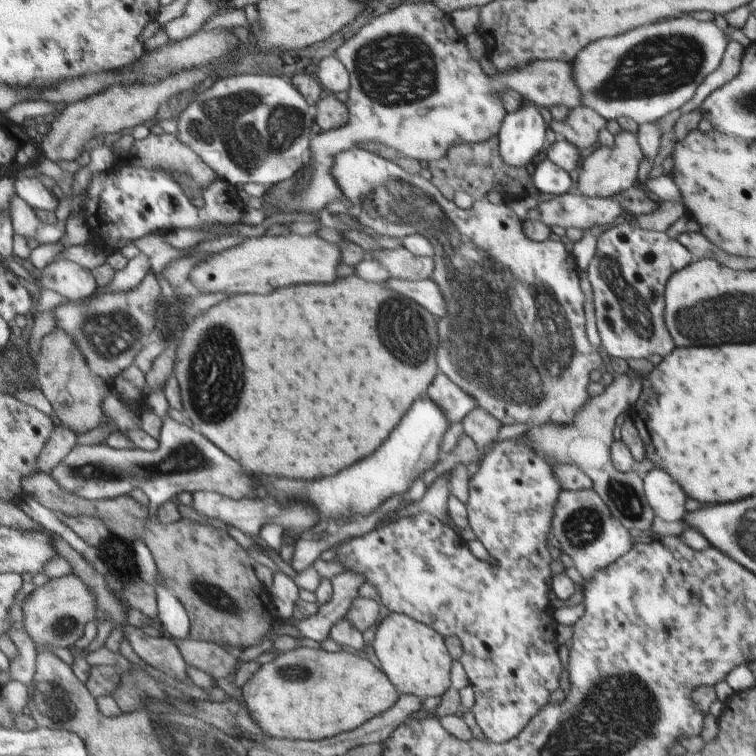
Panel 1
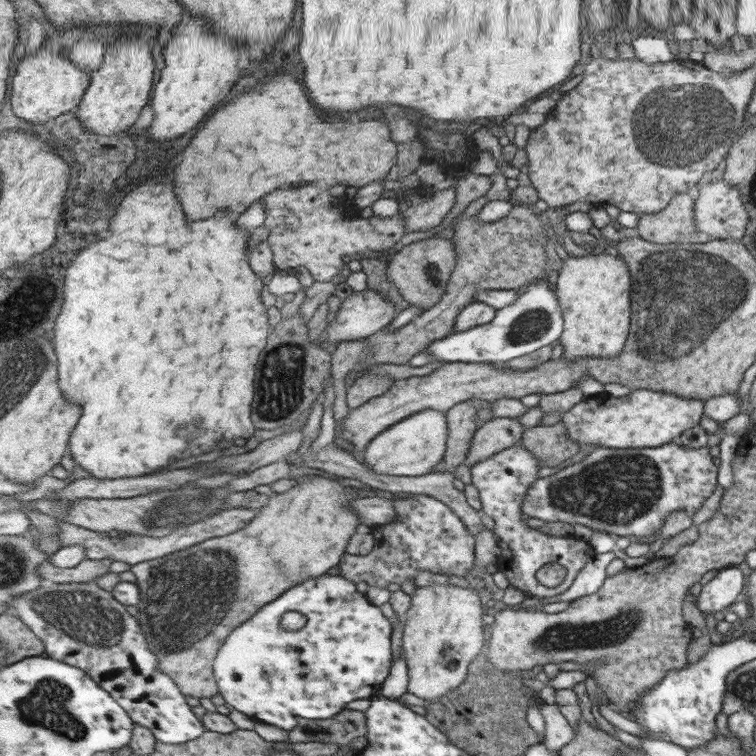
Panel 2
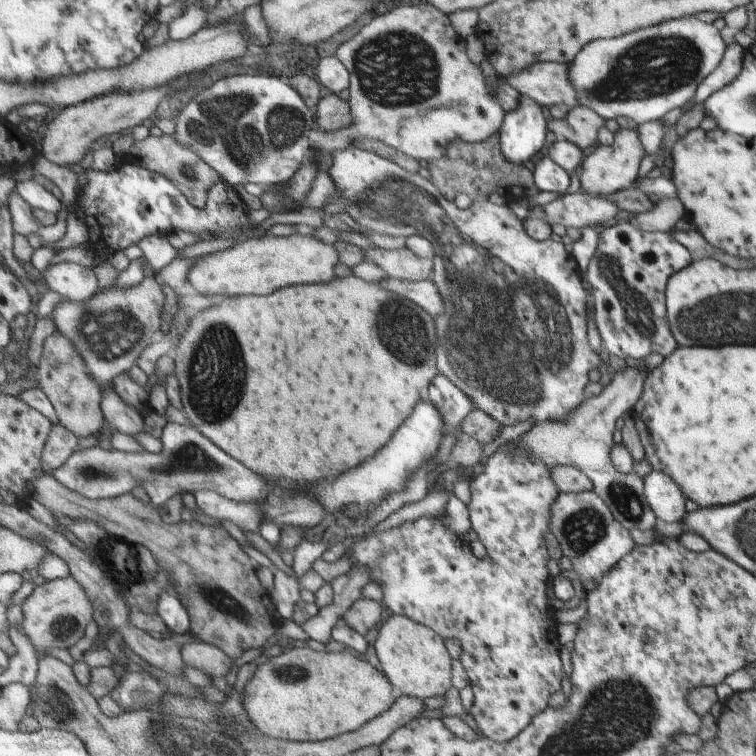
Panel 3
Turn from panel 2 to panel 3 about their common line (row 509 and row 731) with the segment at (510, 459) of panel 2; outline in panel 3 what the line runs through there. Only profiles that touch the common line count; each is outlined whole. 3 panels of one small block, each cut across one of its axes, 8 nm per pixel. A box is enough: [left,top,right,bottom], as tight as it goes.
[344,441,565,743]

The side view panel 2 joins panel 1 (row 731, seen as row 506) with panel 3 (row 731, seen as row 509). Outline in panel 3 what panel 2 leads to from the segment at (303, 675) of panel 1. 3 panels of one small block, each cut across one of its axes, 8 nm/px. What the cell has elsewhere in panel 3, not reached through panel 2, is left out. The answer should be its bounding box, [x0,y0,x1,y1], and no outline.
[242,647,393,742]

